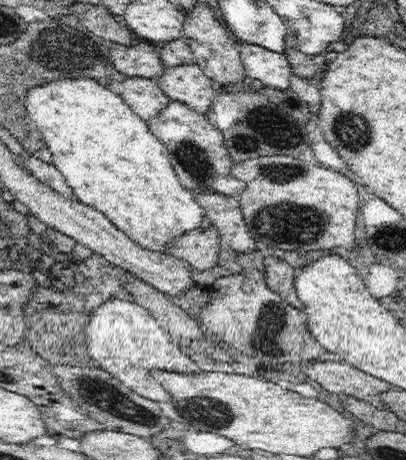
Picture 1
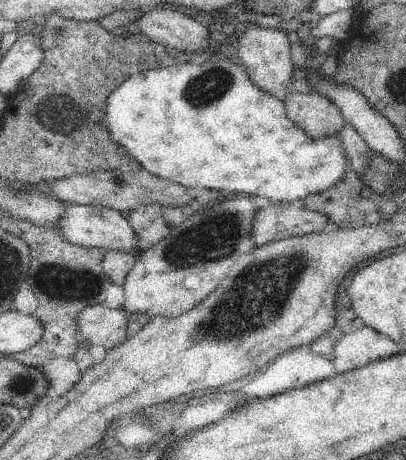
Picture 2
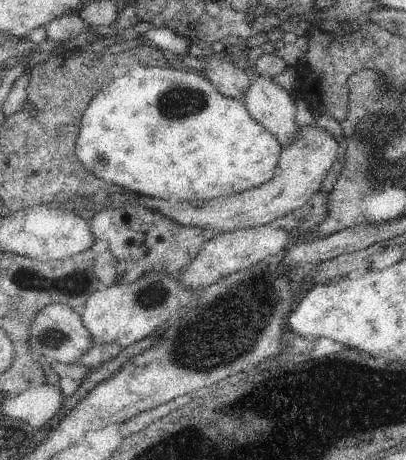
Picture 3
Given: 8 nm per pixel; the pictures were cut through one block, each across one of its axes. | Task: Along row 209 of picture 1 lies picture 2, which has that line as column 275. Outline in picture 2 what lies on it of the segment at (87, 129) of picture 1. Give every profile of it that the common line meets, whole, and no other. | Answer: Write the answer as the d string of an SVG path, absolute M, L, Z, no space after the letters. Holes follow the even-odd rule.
M217 56L217 58L211 58L207 62L199 62L199 58L195 58L191 62L179 62L179 64L173 64L173 66L167 66L167 68L159 68L159 70L155 68L155 70L145 70L145 72L133 74L113 90L113 94L109 96L109 106L107 106L105 114L107 114L105 116L107 132L111 134L111 138L115 142L119 142L119 146L123 146L123 150L129 150L133 154L133 158L139 162L141 168L151 170L159 178L167 178L167 182L175 182L179 186L193 188L193 190L203 190L205 188L205 190L215 190L215 192L245 192L245 194L257 196L261 202L271 200L271 202L289 202L289 204L293 204L297 200L299 202L305 200L307 196L319 194L319 192L323 192L331 186L337 186L339 180L343 180L347 174L351 174L351 170L349 170L351 160L347 158L347 152L341 146L339 132L331 134L331 136L321 134L319 138L307 136L307 132L303 128L299 128L295 122L291 122L291 118L287 116L285 100L281 100L275 94L255 86L251 82L251 78L247 78L243 74L241 66L237 66L235 62L231 62L225 56Z

